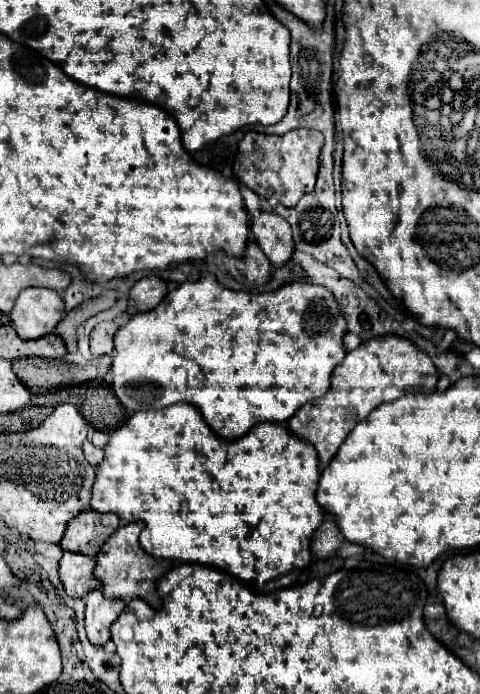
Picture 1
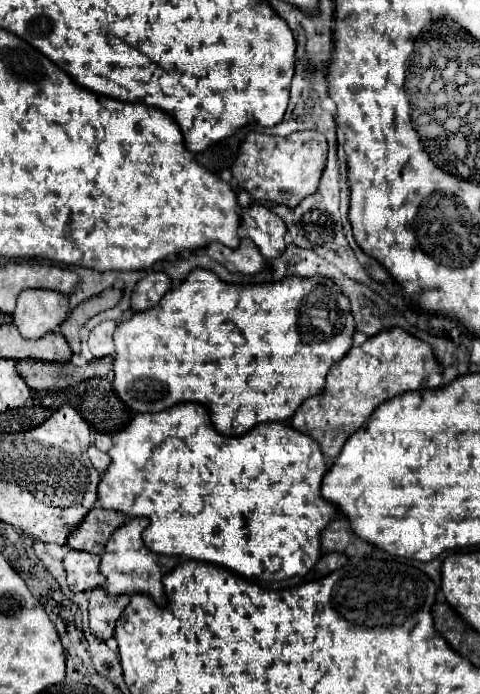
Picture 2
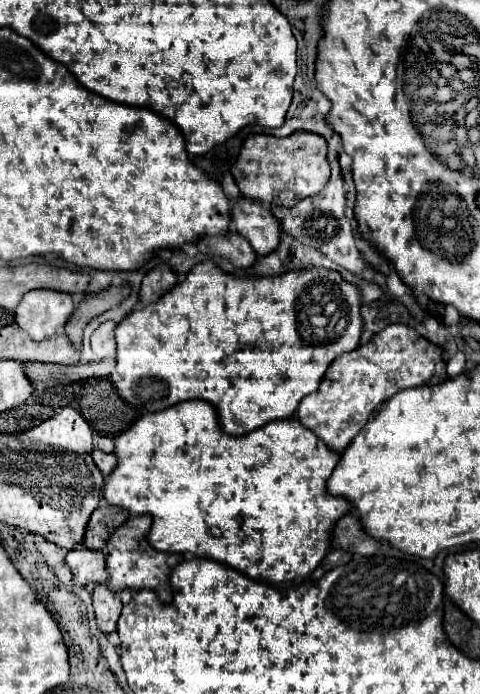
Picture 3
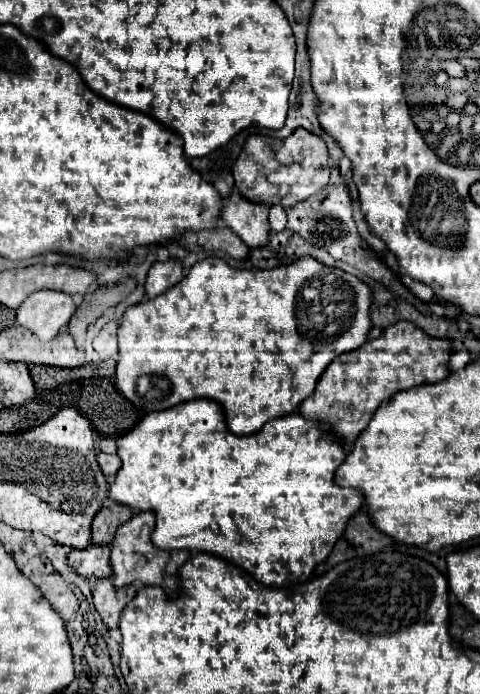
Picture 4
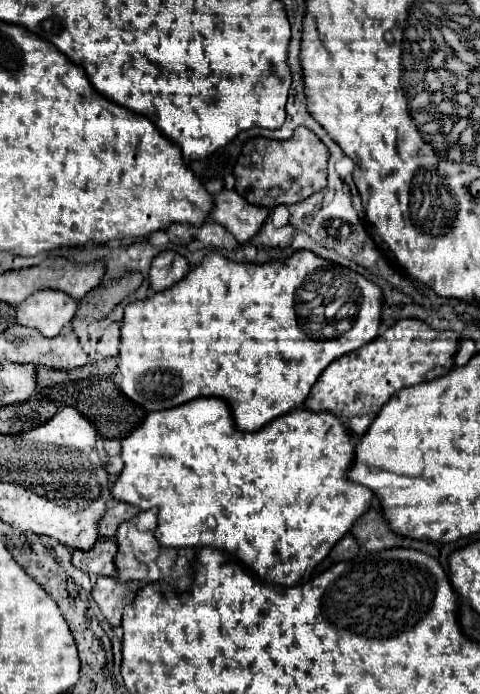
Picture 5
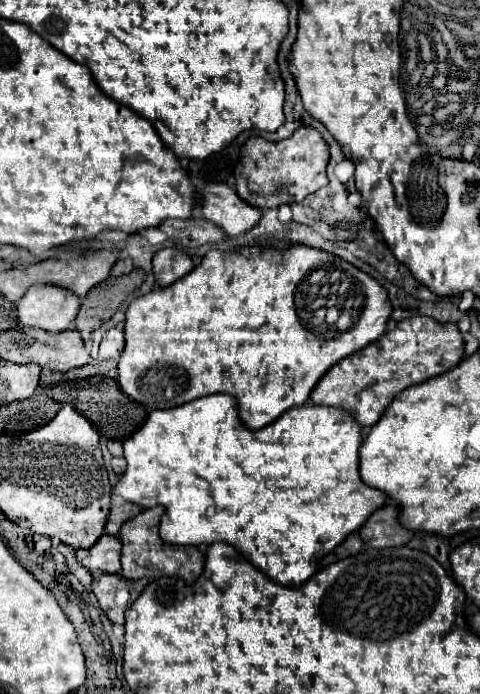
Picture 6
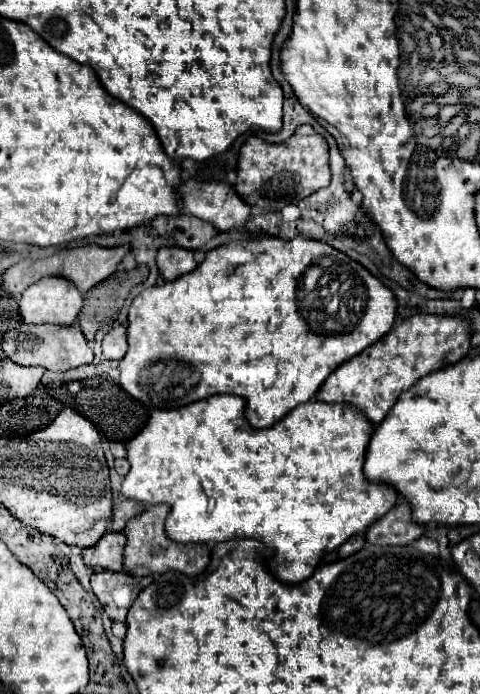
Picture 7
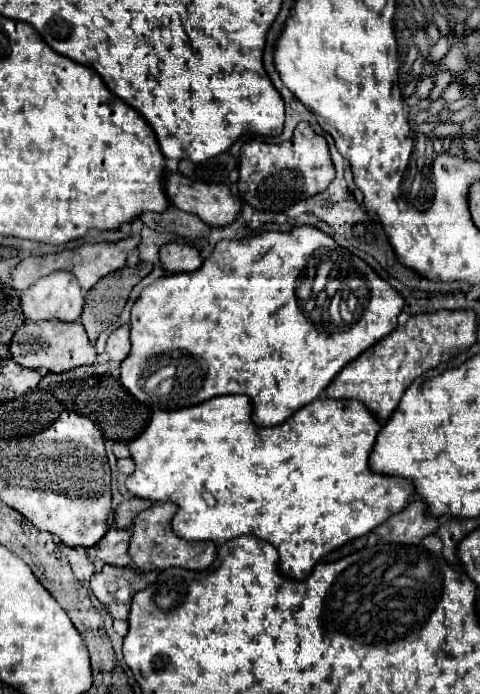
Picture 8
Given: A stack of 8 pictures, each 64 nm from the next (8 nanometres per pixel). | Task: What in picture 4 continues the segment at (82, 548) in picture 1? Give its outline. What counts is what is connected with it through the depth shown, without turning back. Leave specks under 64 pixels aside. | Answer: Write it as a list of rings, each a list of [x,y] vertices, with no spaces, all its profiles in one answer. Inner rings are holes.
[[[106,502],[106,506],[100,508],[100,512],[94,516],[92,522],[92,544],[94,546],[108,546],[114,538],[116,528],[130,520],[132,510],[128,506],[116,504],[116,502]]]

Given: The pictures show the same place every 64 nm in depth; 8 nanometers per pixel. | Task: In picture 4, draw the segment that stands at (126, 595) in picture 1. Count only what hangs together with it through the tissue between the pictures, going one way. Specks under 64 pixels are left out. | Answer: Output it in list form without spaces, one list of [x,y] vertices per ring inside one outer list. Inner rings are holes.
[[[138,512],[128,522],[124,522],[110,542],[110,566],[112,566],[112,582],[114,588],[124,588],[128,584],[144,584],[144,586],[160,586],[166,596],[178,596],[178,568],[190,558],[186,550],[158,550],[150,542],[150,534],[154,530],[156,518],[154,512]]]

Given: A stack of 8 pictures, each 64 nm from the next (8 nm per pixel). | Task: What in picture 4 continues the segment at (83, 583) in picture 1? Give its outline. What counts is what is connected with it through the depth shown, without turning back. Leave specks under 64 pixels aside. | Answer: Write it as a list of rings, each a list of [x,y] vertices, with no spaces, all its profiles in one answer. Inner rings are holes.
[[[88,546],[84,550],[72,550],[68,554],[68,564],[82,578],[112,578],[108,546]]]

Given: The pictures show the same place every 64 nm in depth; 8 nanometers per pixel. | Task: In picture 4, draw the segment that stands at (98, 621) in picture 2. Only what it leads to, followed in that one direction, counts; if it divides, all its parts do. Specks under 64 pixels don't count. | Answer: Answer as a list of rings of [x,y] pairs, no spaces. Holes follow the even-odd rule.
[[[96,580],[96,586],[92,590],[94,606],[108,630],[118,628],[120,612],[134,598],[134,594],[136,594],[134,586],[124,586],[116,590],[110,580]]]

